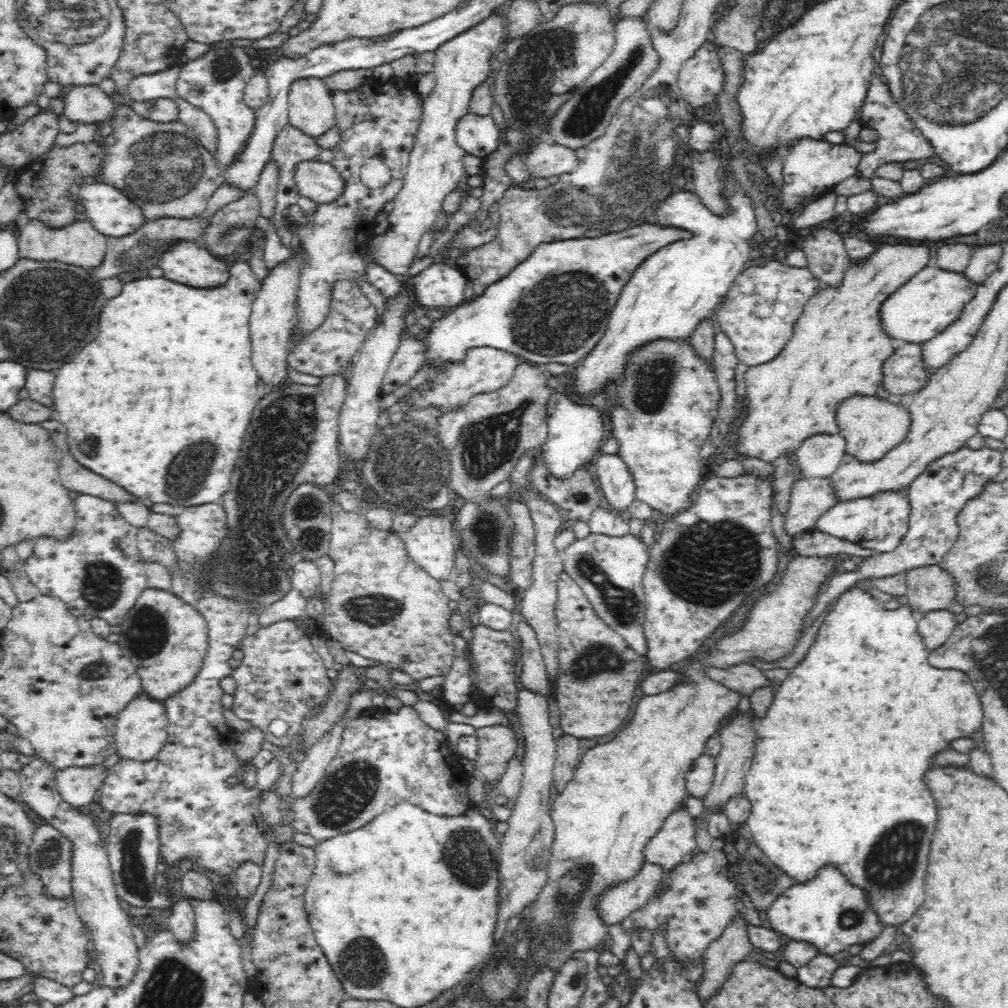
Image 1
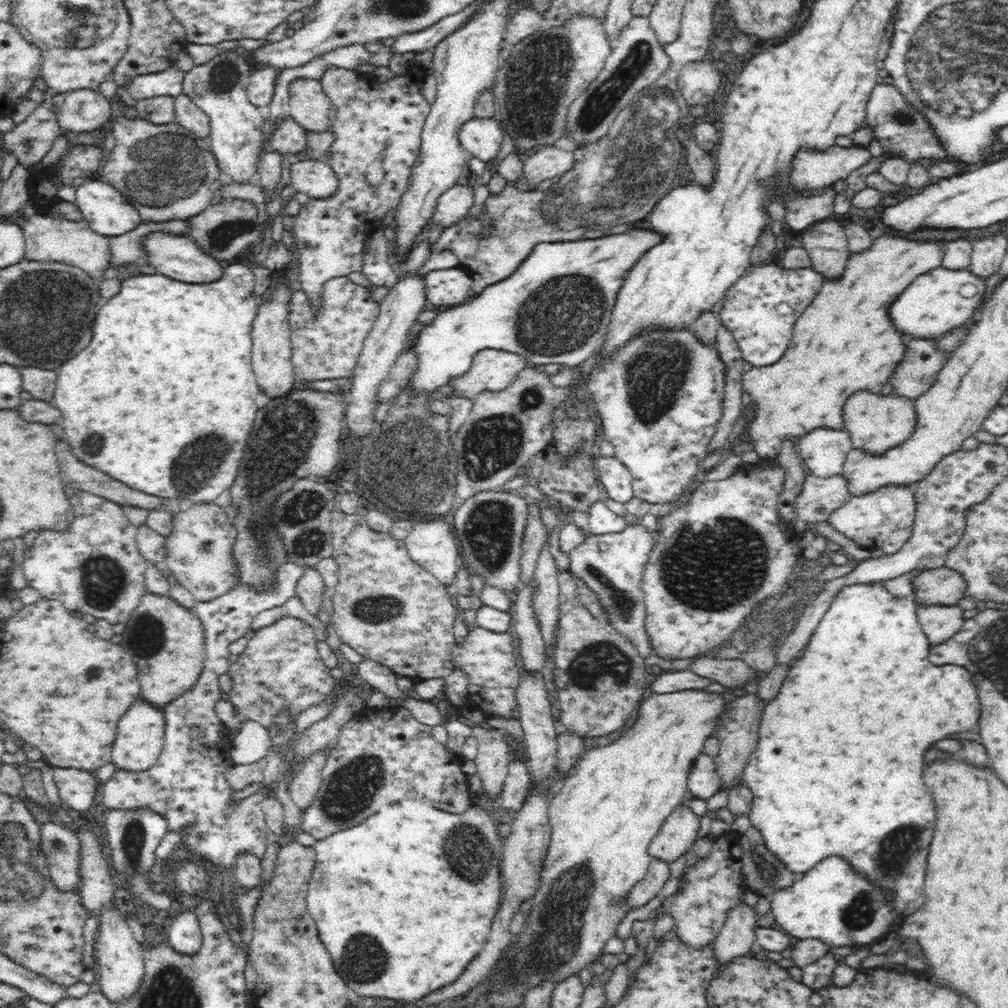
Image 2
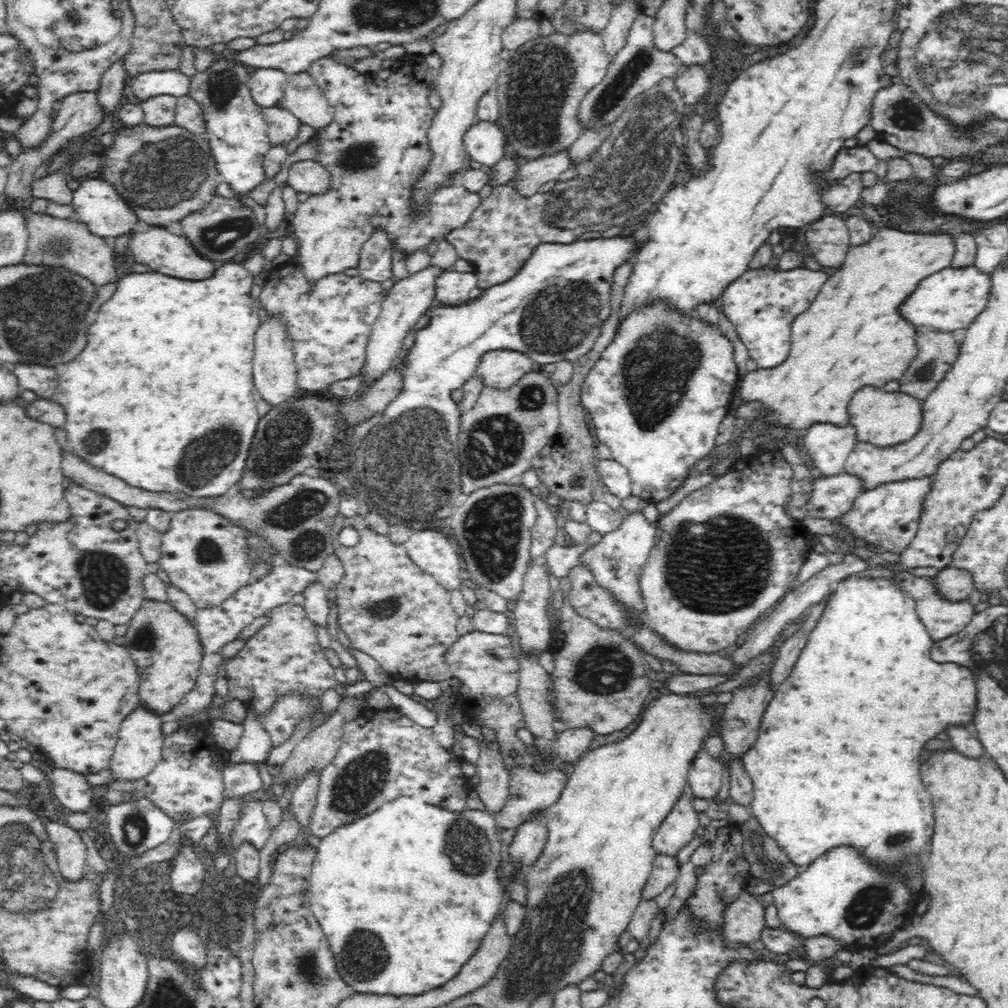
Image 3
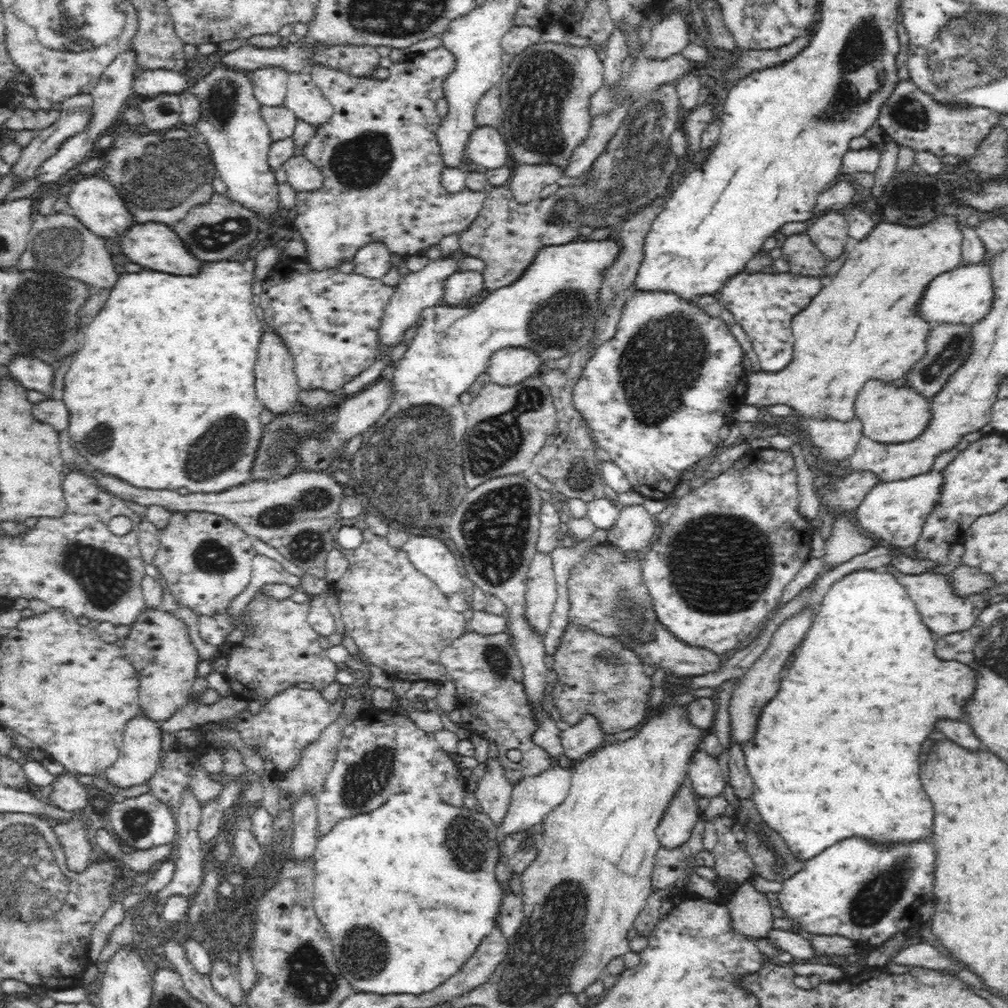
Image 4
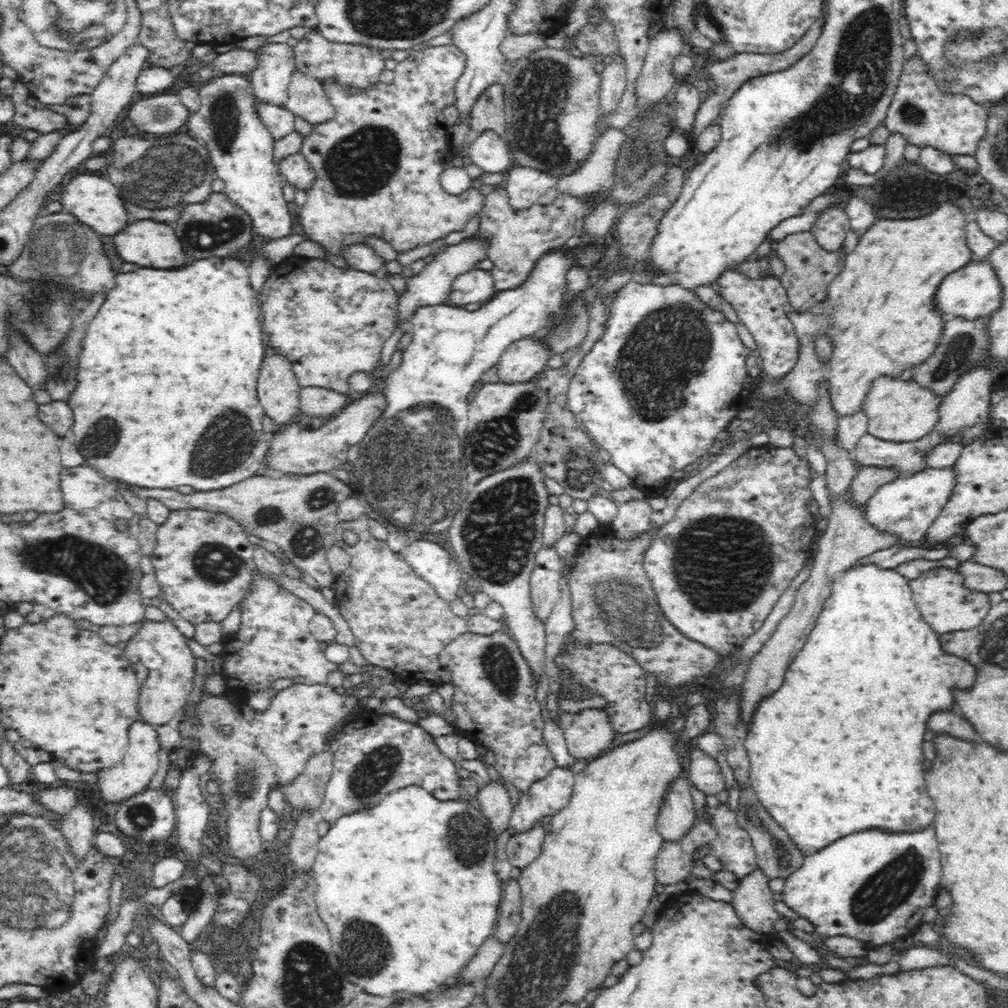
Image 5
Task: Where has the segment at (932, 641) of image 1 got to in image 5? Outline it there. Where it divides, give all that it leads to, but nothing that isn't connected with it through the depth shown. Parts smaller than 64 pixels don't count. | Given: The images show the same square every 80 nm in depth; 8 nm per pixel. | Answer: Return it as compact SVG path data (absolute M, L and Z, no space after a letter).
M946 567L930 569L909 580L913 601L917 604L922 618L939 635L977 627L990 610L988 593L964 588L963 580L964 577L956 569Z

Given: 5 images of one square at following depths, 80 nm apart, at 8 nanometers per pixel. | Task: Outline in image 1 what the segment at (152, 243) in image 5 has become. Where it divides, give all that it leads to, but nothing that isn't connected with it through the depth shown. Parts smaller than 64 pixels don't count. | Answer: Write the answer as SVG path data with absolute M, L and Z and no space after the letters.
M194 241L162 249L154 262L168 280L194 288L216 288L230 278L228 266Z

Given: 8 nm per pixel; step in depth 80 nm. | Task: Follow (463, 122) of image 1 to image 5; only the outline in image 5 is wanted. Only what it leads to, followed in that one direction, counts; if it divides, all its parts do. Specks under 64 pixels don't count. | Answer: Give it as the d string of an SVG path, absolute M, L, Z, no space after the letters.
M492 130L481 132L480 136L467 144L464 153L484 172L505 173L515 165L507 141Z

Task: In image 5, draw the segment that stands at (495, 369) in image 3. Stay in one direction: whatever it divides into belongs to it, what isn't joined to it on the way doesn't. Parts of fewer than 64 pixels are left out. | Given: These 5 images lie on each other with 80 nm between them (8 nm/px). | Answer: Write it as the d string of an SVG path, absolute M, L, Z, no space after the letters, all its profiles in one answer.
M522 338L511 344L499 356L498 379L502 383L524 383L534 380L546 371L548 358L552 355L541 340Z

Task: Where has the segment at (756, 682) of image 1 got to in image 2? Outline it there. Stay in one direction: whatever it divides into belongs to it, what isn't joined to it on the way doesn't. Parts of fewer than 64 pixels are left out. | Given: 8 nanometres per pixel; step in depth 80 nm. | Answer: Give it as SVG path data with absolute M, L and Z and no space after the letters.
M711 655L698 657L690 664L688 670L732 689L744 686L757 674L742 659L718 659L711 657Z

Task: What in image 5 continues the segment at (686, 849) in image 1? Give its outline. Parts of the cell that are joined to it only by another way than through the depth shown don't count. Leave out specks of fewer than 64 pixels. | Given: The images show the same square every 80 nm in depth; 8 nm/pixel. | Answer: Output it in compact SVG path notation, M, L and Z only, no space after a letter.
M676 778L662 800L662 813L656 820L657 831L666 842L678 842L695 824L695 806L689 782Z

